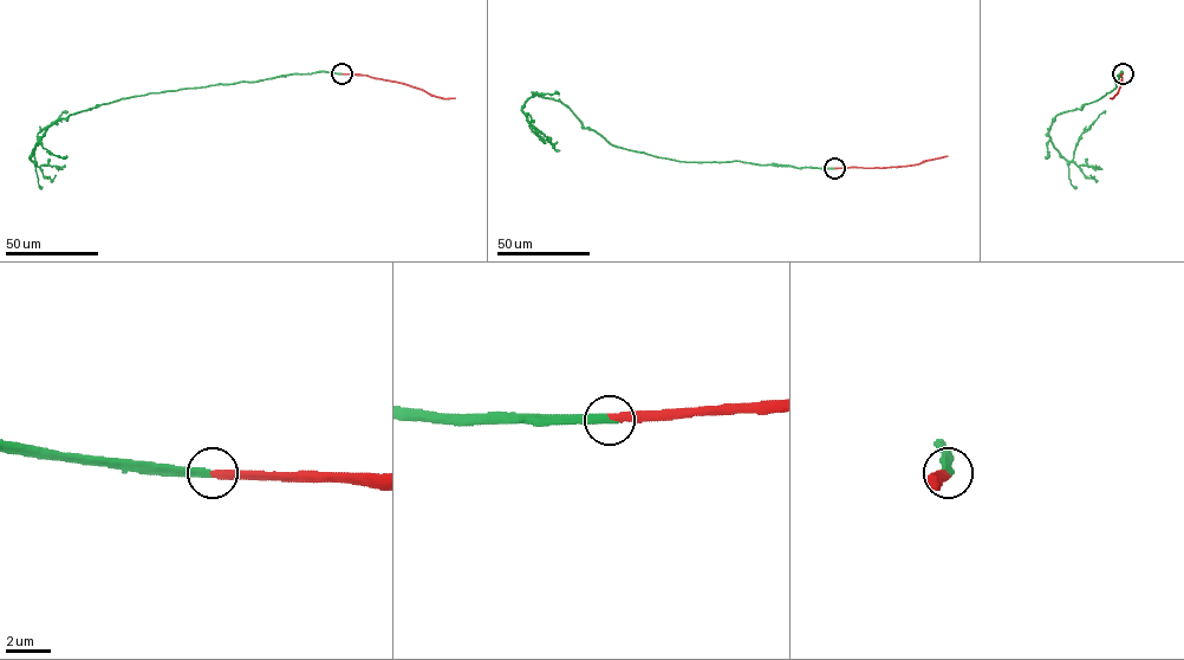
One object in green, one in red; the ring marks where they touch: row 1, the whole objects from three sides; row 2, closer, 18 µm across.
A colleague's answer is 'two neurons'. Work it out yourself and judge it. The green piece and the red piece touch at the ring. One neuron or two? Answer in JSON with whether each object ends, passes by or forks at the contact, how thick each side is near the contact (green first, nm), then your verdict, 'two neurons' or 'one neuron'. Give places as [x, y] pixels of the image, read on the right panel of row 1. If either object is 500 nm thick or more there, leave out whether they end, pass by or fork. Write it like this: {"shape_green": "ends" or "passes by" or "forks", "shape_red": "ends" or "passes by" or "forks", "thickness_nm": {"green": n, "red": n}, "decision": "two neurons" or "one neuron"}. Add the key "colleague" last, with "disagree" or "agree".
{"shape_green": "ends", "shape_red": "ends", "thickness_nm": {"green": 360, "red": 360}, "decision": "one neuron", "colleague": "disagree"}

